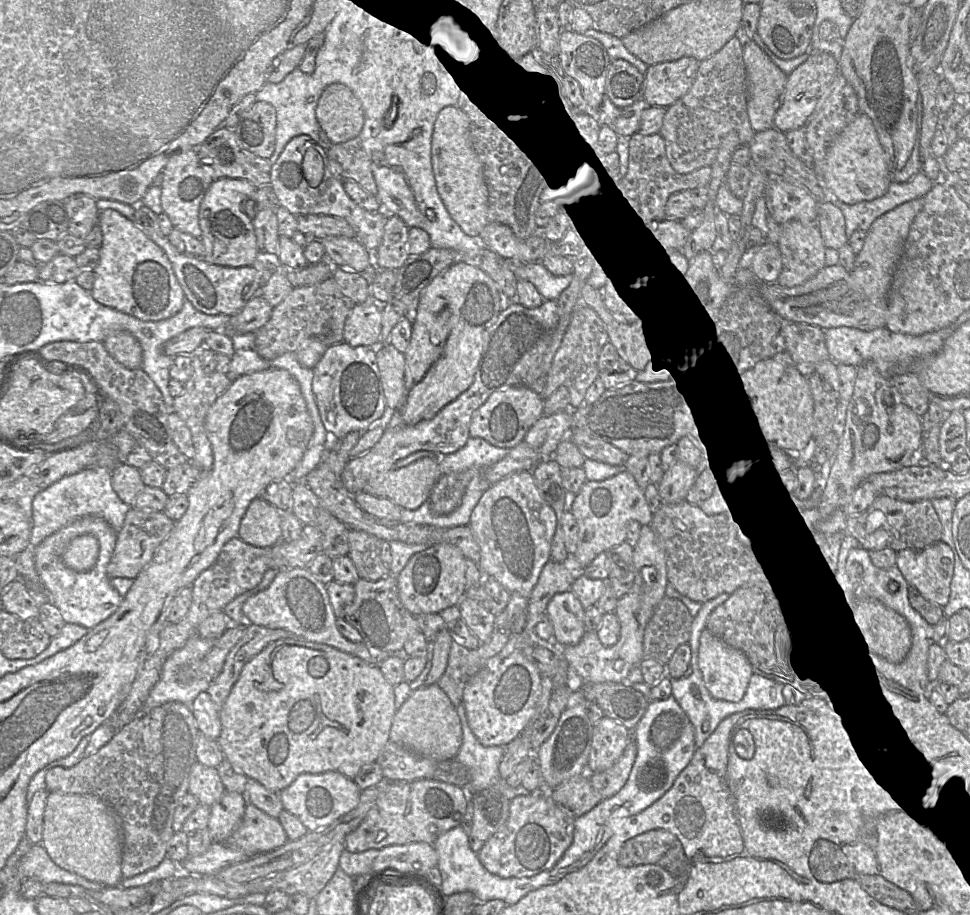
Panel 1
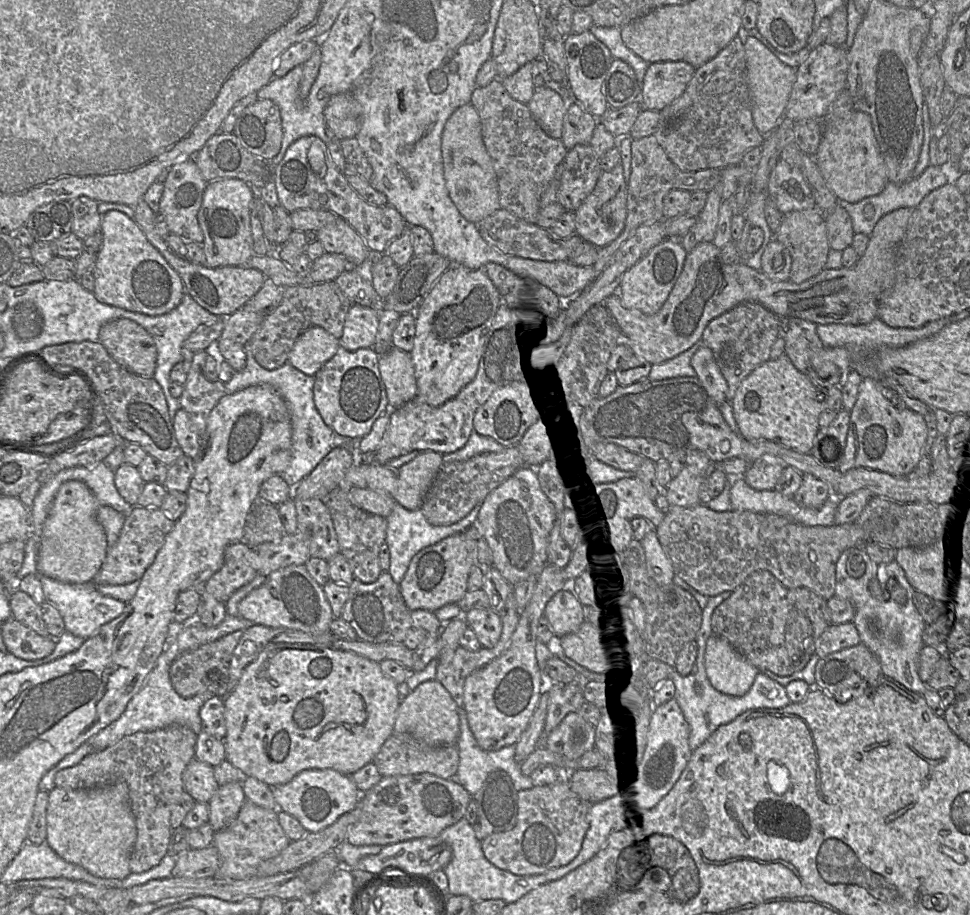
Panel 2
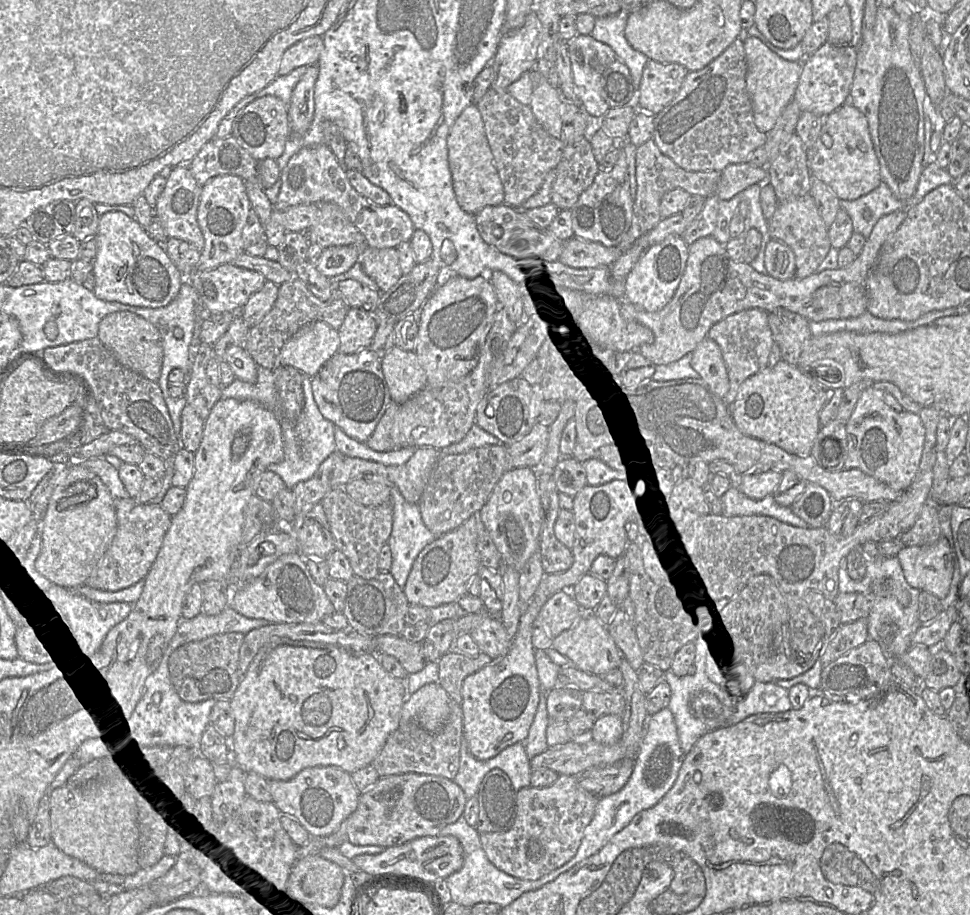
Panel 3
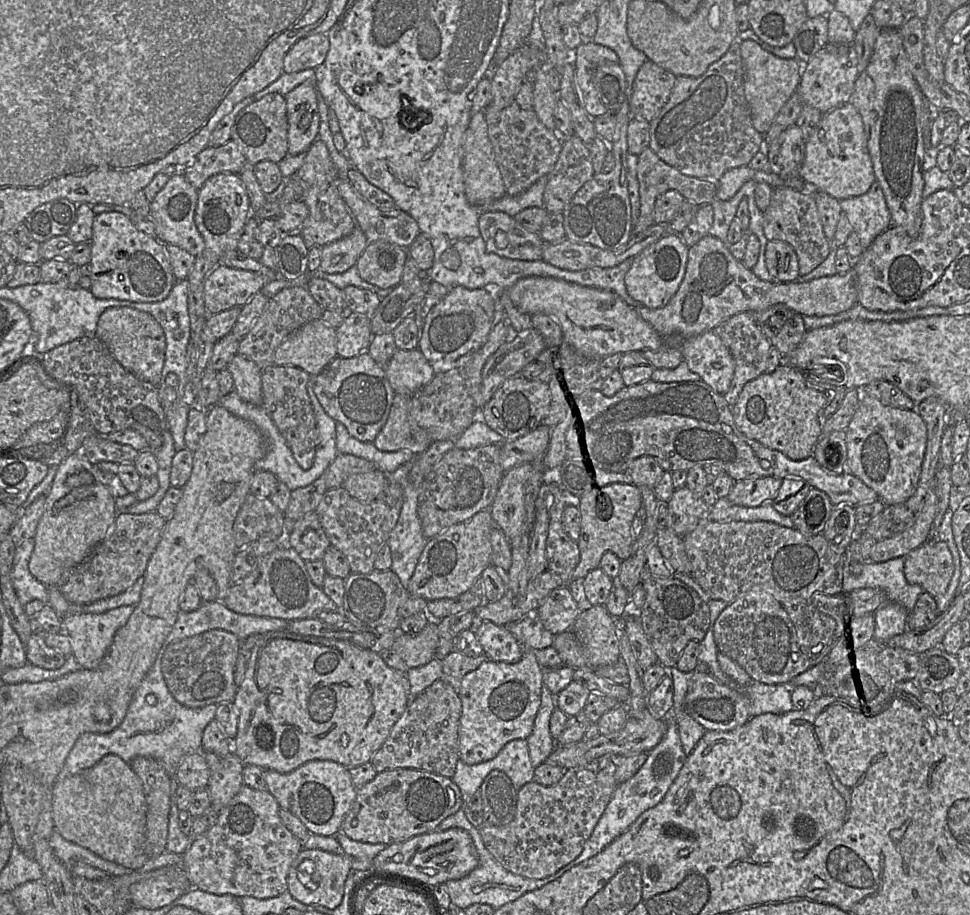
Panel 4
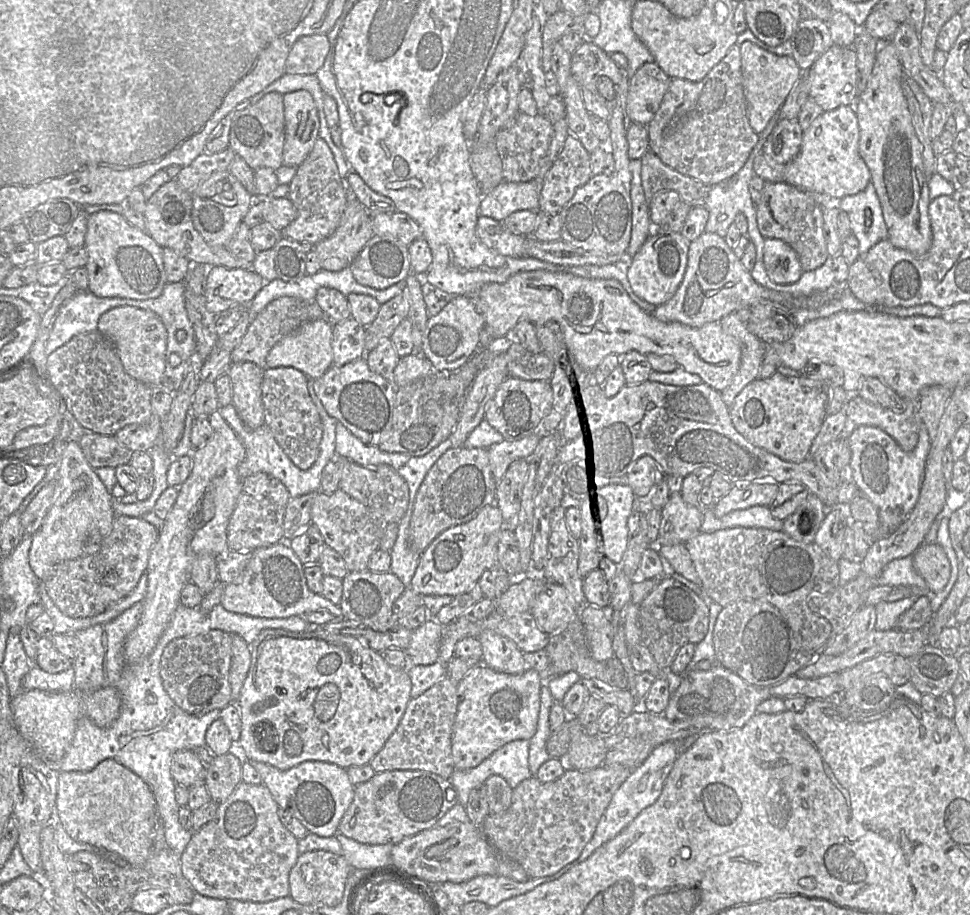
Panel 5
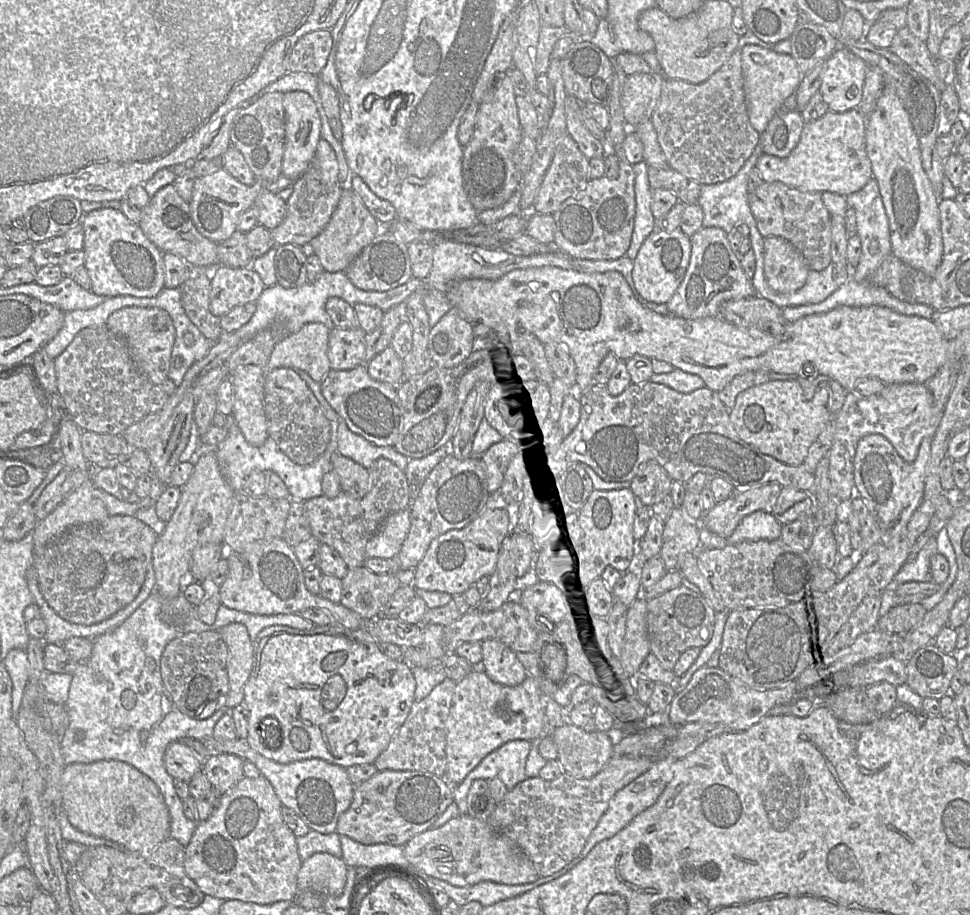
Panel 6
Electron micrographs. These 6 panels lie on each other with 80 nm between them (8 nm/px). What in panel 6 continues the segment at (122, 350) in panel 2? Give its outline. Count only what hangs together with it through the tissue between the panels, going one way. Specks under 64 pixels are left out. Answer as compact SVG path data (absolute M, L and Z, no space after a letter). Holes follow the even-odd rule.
M128 306L114 311L109 316L106 327L126 340L130 356L137 368L154 385L162 385L168 378L175 342L175 327L169 313L161 308Z

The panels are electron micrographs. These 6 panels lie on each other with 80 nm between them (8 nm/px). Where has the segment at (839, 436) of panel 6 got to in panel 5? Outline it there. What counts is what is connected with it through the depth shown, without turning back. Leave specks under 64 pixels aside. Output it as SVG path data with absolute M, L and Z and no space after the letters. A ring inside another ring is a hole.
M857 393L850 394L846 402L846 421L839 437L839 454L836 458L836 467L840 471L841 481L843 481L843 476L851 476L849 467L851 449L848 440L857 427L862 425L878 427L889 434L904 451L910 452L917 445L921 424L922 419L919 415L919 399L905 399L905 410L902 413L896 413L890 408L885 408L867 401Z

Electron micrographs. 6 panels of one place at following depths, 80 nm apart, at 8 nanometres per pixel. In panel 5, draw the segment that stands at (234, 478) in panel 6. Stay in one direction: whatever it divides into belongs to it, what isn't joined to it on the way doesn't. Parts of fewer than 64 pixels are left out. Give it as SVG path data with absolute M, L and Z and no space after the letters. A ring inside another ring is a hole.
M308 380L308 390L310 397L315 404L318 413L321 418L323 425L323 435L321 443L319 446L319 455L313 464L313 466L308 470L299 469L291 459L285 454L279 444L276 442L272 431L270 428L263 424L257 429L251 429L246 426L237 414L237 411L232 403L224 407L219 407L219 413L225 419L225 421L230 425L230 427L237 434L241 442L243 443L246 451L245 458L238 466L238 473L241 479L244 481L245 478L257 474L266 473L270 477L275 477L279 479L289 491L290 497L299 497L312 492L321 491L321 480L322 472L325 466L332 461L336 456L336 424L337 420L331 417L325 410L321 400L316 395L314 390L314 380Z

